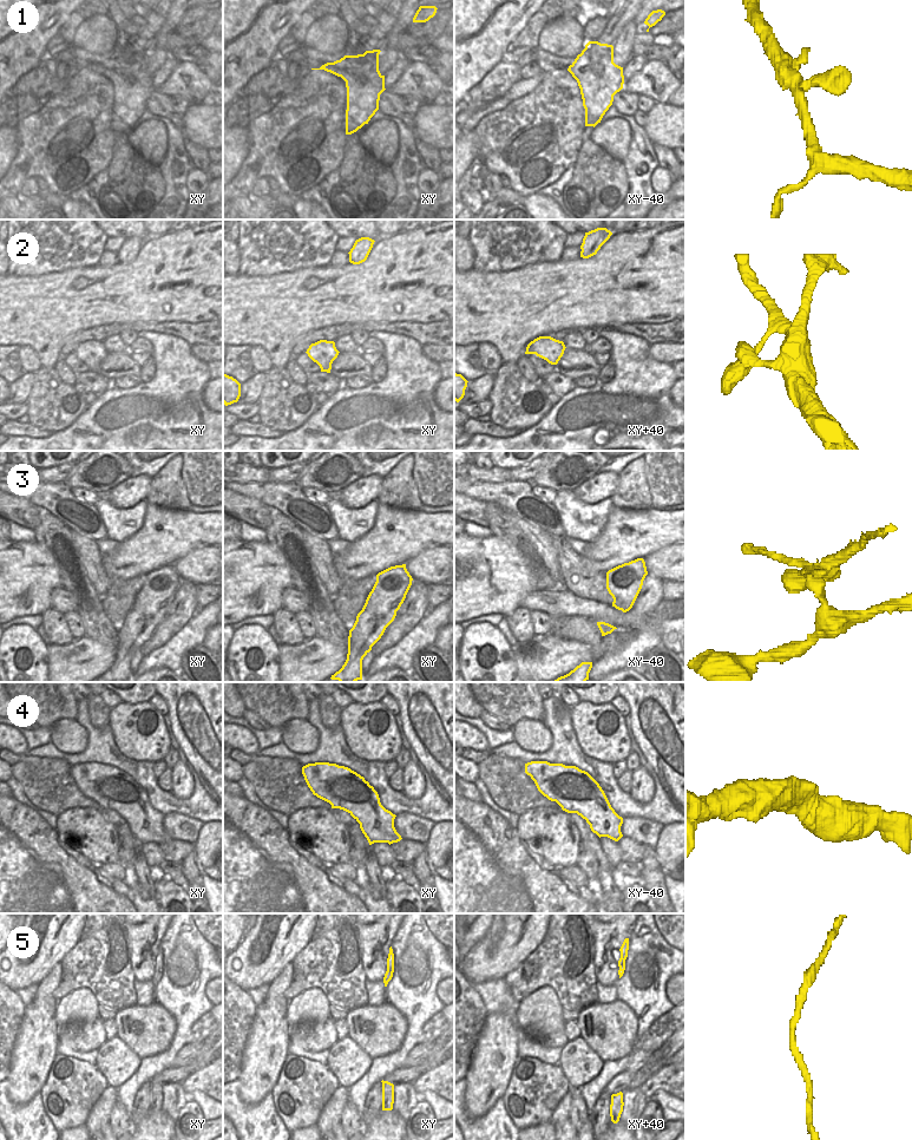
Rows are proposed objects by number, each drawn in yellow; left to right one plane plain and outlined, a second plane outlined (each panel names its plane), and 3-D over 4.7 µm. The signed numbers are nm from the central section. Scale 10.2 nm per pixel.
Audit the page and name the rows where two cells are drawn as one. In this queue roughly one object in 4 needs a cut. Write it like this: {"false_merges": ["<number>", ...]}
{"false_merges": ["3"]}

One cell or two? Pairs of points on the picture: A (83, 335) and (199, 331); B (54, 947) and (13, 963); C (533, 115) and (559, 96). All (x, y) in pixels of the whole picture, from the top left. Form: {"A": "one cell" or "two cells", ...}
{"A": "one cell", "B": "one cell", "C": "one cell"}

